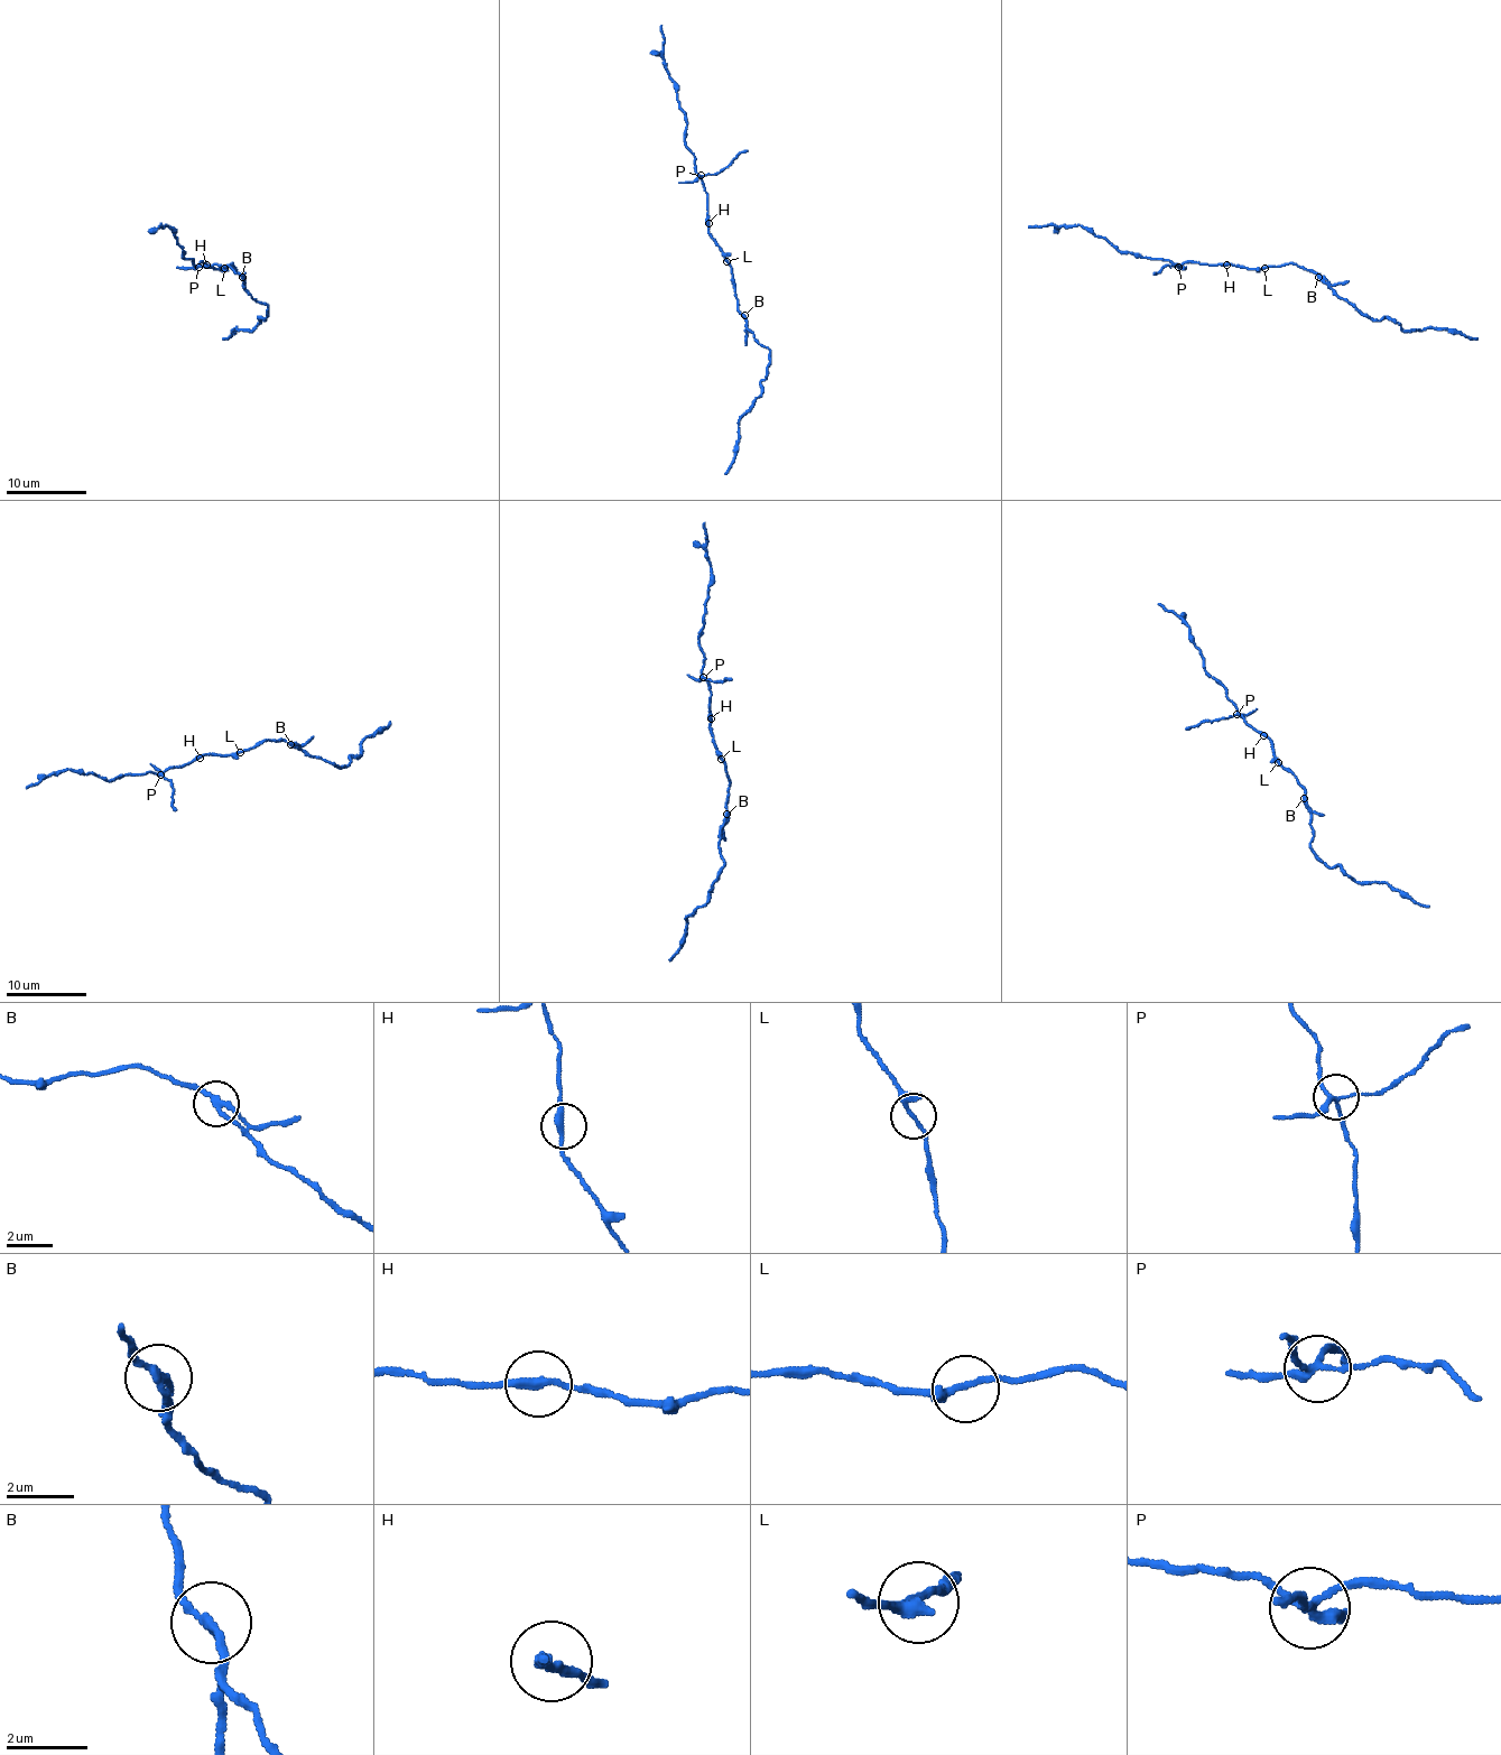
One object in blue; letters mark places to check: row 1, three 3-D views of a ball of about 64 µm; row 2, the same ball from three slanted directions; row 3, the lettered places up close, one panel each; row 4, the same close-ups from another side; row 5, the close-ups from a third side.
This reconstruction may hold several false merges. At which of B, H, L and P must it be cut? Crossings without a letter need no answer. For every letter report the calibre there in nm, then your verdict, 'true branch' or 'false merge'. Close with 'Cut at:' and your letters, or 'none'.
B: 240 nm thick; false merge
H: 260 nm thick; true branch
L: 170 nm thick; true branch
P: 190 nm thick; false merge
Cut at: B, P

